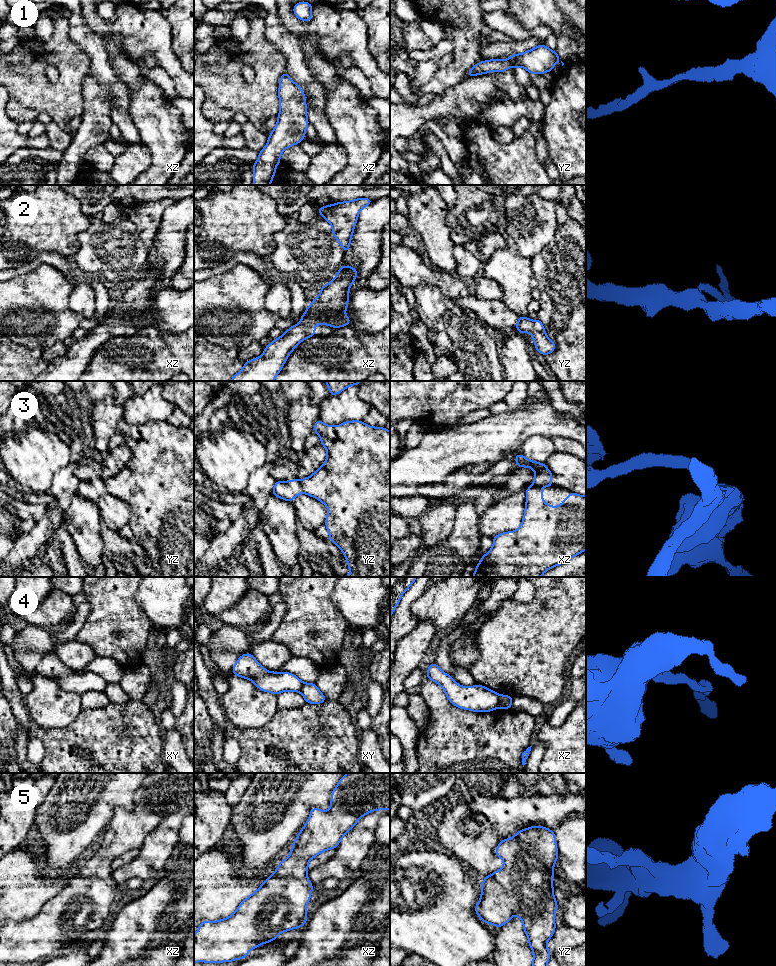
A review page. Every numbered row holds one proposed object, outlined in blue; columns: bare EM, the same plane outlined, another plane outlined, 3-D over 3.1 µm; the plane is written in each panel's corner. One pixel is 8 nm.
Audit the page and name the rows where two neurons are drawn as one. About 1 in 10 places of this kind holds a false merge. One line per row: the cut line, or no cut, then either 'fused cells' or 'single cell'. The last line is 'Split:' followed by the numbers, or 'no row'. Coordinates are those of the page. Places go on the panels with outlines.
1: no cut; single cell
2: no cut; single cell
3: no cut; single cell
4: cut in xz along (500, 695), (497, 707); fused cells
5: no cut; single cell
Split: 4

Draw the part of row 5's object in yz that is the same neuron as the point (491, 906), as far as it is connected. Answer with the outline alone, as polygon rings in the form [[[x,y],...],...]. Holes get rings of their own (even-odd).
[[[543,826],[519,830],[512,838],[501,840],[495,854],[504,861],[504,866],[490,876],[483,877],[482,893],[475,912],[484,923],[497,928],[517,915],[522,920],[533,951],[532,966],[547,966],[551,955],[547,942],[555,932],[555,912],[559,908],[552,883],[554,865],[558,859],[555,833]]]

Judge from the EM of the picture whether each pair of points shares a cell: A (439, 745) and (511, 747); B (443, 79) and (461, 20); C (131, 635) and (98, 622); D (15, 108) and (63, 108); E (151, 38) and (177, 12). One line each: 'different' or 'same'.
A: same
B: same
C: same
D: same
E: different

